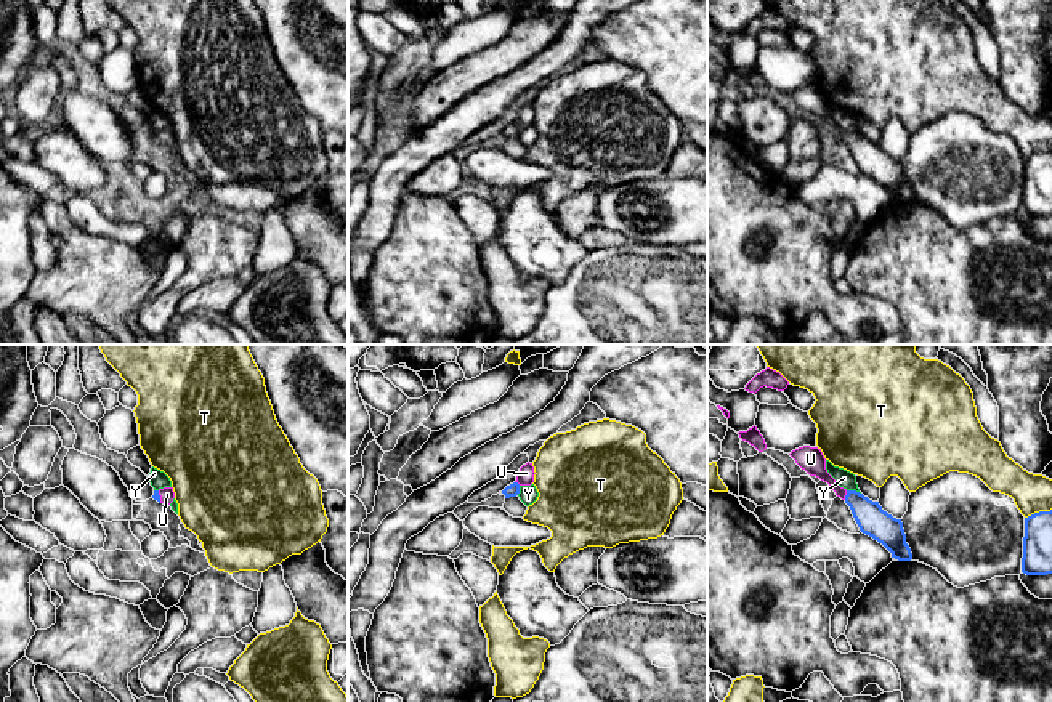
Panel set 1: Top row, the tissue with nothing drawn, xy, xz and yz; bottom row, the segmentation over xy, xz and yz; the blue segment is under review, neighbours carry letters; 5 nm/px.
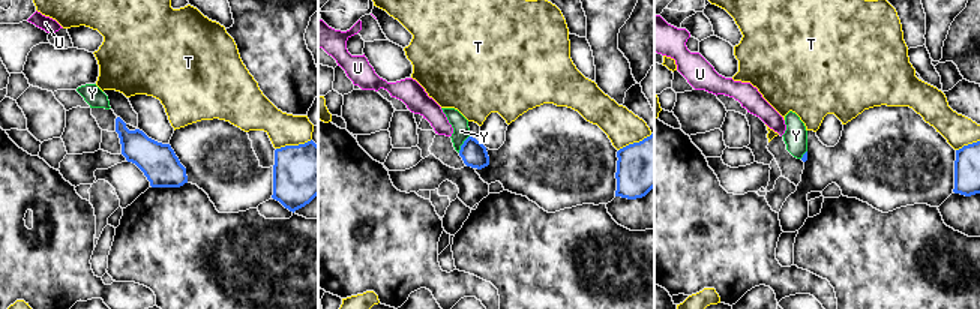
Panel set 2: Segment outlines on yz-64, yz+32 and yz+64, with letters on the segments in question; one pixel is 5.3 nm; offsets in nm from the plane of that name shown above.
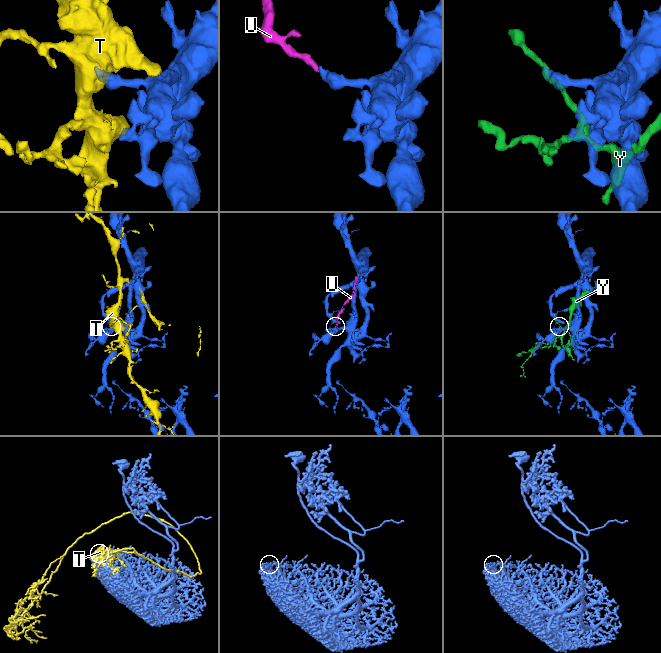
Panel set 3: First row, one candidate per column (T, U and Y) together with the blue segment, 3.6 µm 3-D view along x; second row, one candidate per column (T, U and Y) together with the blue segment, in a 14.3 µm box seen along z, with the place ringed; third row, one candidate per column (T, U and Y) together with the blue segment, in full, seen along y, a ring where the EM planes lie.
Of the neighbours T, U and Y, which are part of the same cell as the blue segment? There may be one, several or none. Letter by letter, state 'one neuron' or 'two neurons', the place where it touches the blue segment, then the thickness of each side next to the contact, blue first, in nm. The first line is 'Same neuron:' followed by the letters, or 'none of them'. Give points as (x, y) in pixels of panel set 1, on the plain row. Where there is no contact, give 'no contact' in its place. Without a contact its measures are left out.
Same neuron: U
T: two neurons | yz (1039, 153) | 150/190 nm
U: one neuron | yz (845, 137) | 150/120 nm
Y: two neurons | yz (853, 132) | 150/90 nm

